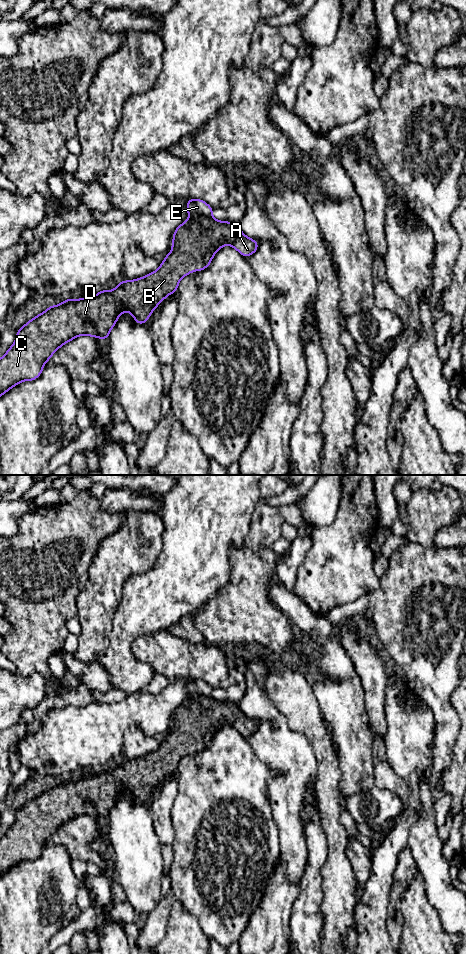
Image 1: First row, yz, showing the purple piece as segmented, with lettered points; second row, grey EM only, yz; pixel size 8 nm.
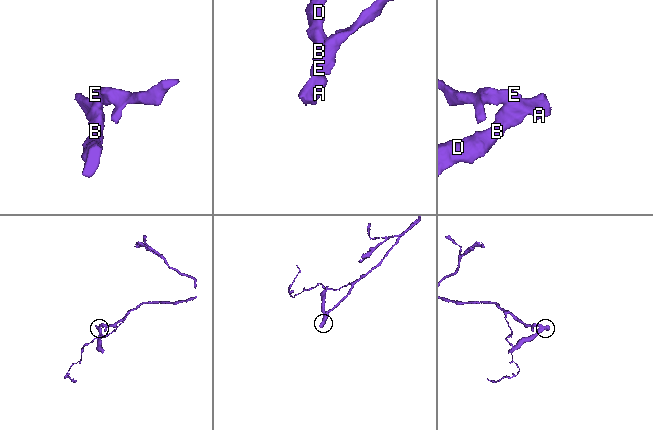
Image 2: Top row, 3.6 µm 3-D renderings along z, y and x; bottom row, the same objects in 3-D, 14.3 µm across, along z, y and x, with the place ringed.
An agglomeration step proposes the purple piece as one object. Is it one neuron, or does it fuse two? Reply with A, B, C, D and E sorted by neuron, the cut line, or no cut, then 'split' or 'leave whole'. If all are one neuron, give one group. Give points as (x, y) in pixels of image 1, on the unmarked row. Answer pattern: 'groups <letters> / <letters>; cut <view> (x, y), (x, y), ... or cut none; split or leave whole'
groups A B C D / E; cut yz (211, 696), (200, 696), (191, 699); split

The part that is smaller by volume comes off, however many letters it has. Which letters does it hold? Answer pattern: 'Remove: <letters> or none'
Remove: A, B, C, D

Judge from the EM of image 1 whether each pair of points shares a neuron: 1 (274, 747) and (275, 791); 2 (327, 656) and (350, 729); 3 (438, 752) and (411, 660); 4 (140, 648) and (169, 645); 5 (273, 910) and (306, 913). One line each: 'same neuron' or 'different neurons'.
1: same neuron
2: same neuron
3: same neuron
4: same neuron
5: different neurons

